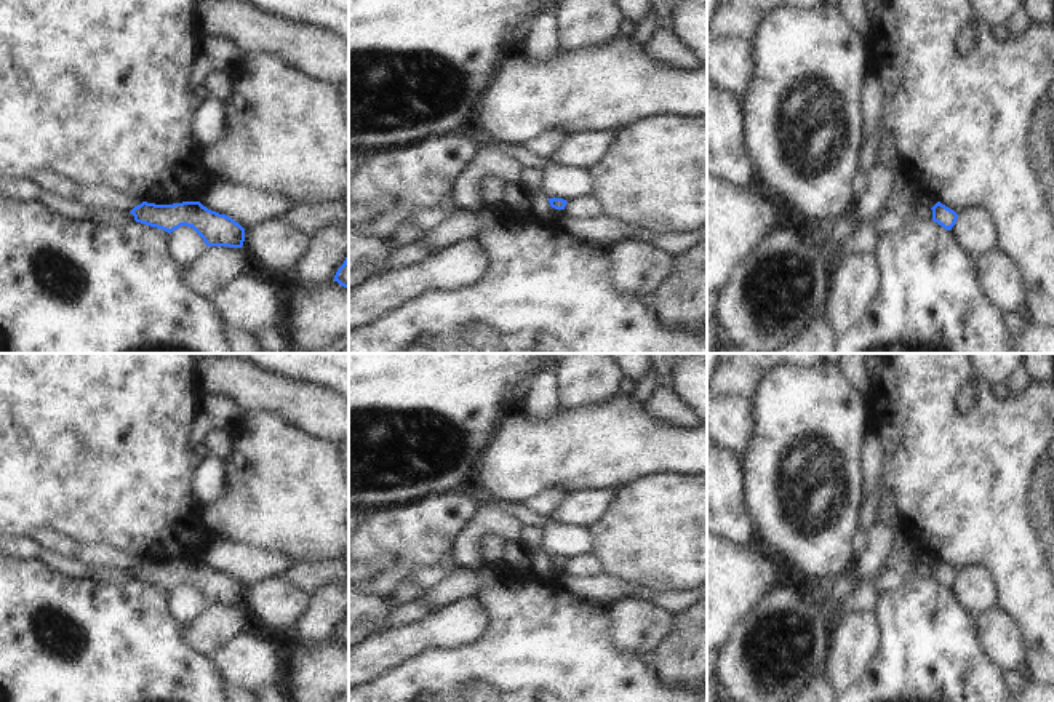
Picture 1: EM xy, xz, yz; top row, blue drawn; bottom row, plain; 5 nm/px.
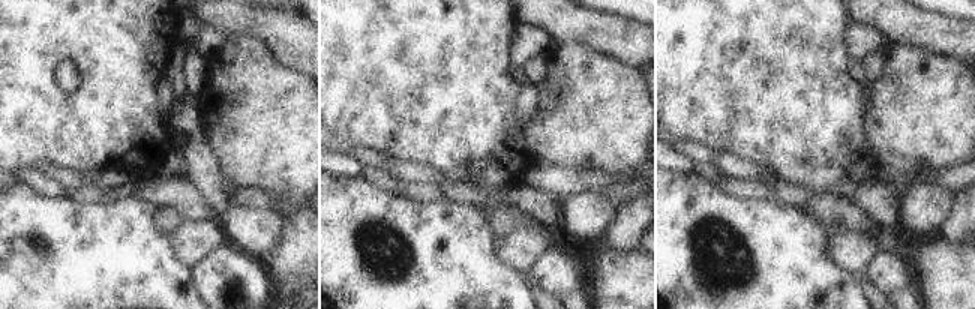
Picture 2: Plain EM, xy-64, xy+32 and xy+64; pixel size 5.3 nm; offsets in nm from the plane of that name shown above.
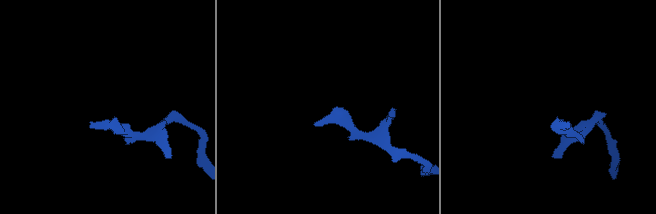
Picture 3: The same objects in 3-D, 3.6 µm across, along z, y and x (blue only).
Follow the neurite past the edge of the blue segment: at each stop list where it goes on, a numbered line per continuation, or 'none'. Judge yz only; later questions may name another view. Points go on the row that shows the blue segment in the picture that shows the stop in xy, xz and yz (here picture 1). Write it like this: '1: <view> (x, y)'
none

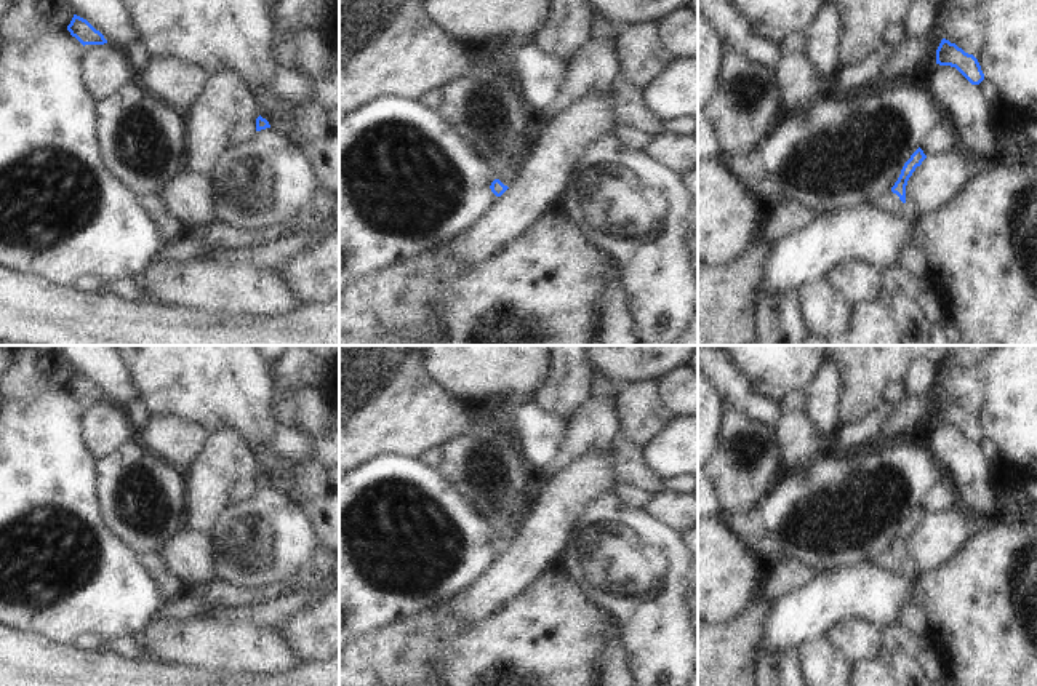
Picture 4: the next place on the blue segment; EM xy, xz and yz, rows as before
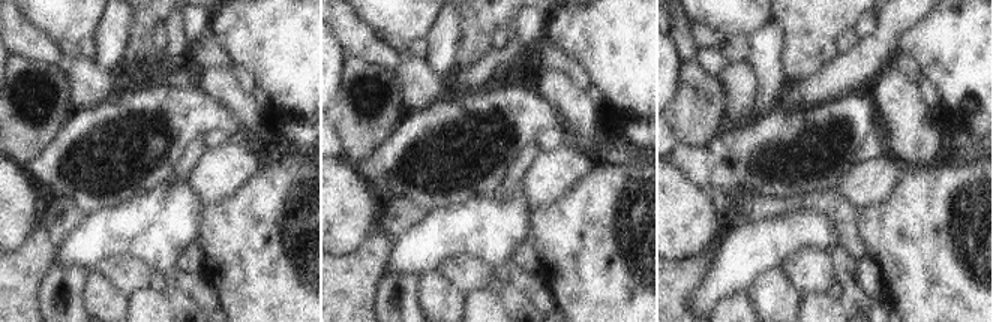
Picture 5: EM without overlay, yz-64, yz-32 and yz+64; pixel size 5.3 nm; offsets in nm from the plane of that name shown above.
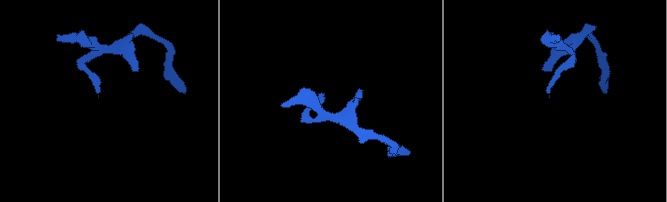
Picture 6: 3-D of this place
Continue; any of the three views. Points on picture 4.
1: yz (888, 202)

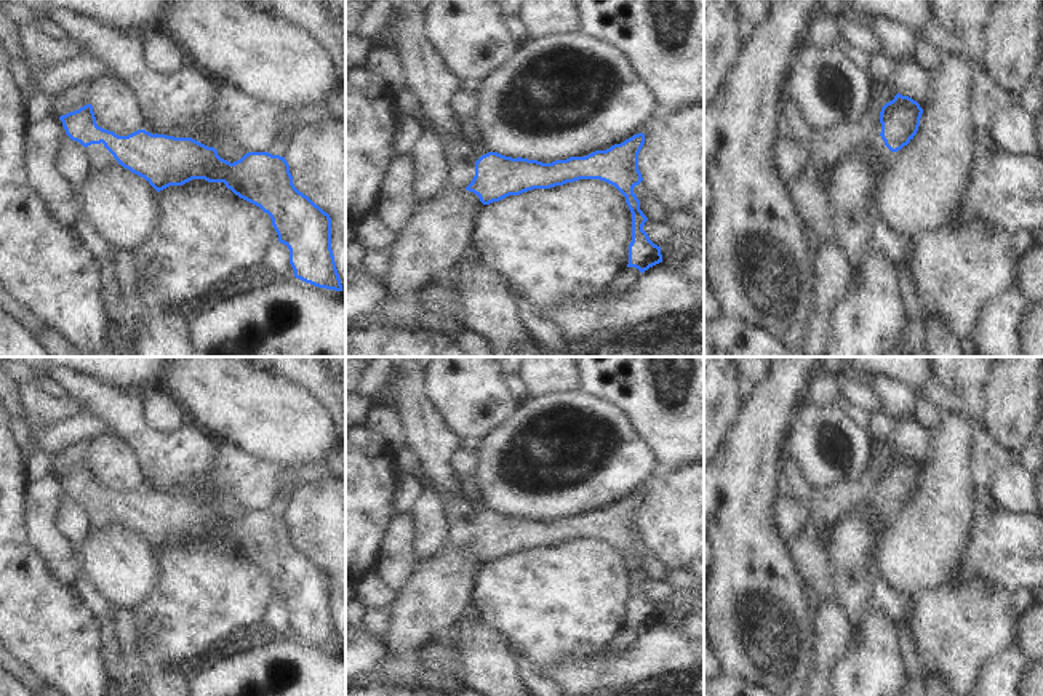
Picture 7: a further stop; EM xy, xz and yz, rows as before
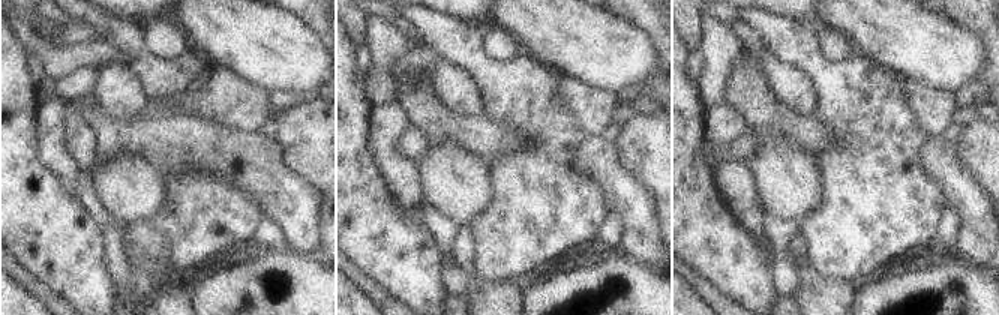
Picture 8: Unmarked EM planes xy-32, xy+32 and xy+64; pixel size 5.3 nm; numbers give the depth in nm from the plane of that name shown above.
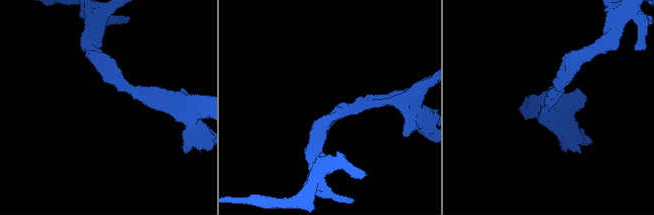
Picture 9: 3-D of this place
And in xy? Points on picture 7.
1: xy (101, 159)

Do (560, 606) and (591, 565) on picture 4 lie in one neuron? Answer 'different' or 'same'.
different

